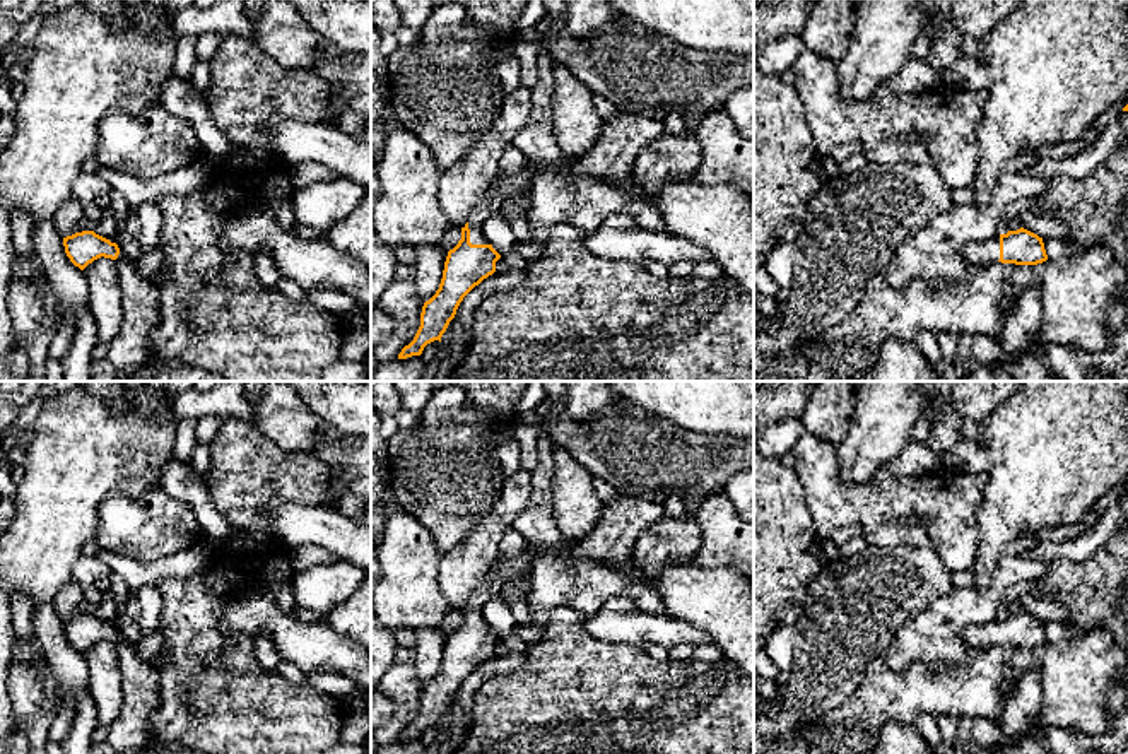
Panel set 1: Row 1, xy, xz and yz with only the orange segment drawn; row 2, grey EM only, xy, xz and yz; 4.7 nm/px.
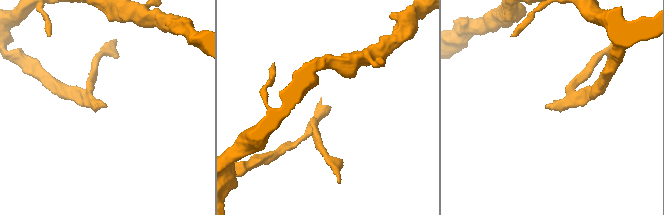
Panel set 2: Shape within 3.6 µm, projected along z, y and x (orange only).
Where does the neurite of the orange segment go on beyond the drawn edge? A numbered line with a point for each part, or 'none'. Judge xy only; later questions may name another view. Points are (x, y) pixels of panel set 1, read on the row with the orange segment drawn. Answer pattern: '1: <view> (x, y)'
none

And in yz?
1: yz (986, 252)

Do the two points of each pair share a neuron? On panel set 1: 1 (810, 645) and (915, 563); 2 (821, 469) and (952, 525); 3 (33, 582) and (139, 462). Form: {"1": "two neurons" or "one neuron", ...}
{"1": "one neuron", "2": "one neuron", "3": "one neuron"}

